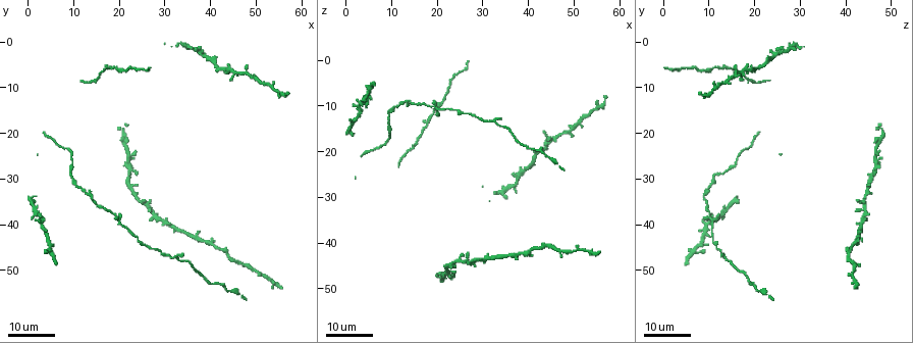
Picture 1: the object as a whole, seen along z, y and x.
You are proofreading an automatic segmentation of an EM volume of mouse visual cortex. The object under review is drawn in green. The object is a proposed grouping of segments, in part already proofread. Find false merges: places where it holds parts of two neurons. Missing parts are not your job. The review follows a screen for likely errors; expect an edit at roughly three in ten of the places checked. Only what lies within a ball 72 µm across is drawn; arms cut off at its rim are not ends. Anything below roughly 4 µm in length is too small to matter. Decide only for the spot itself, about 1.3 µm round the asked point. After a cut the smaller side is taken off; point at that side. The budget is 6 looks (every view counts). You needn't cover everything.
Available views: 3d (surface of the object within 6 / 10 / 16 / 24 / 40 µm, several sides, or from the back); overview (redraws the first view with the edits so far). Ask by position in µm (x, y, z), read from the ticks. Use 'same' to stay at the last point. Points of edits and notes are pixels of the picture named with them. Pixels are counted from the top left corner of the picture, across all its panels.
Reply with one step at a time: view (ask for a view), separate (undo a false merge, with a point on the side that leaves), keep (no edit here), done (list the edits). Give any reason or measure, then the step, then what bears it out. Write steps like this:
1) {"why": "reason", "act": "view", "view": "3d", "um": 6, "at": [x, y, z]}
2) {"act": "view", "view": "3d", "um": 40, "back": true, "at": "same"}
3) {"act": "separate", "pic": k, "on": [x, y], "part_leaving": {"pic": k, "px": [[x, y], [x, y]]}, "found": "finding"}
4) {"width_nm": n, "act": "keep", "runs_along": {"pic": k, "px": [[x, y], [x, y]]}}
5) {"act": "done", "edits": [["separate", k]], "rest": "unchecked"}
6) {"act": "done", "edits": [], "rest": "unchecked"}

{"why": "calibre changes", "act": "view", "view": "3d", "um": 24, "at": [13.5, 33.5, 9.0]}

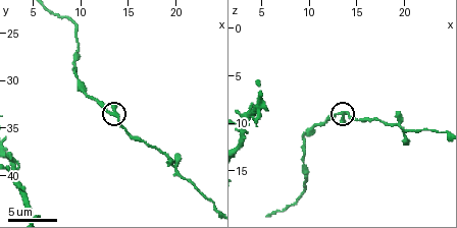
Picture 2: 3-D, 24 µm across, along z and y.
{"act": "view", "view": "3d", "um": 10, "at": [13.8, 33.8, 8.8]}

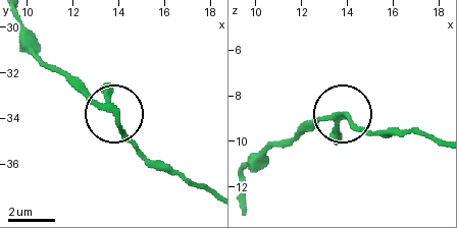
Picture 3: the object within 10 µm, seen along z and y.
{"act": "keep", "runs_along": {"pic": 3, "px": [[208, 191], [155, 166], [75, 80]]}, "found": "continuous, no second neuron"}

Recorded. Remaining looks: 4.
{"act": "view", "view": "3d", "um": 10, "at": [19.2, 37.8, 10.2]}

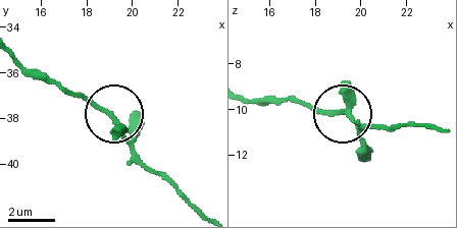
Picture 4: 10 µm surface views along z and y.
{"act": "view", "view": "3d", "um": 6, "at": [19.0, 37.9, 10.1]}

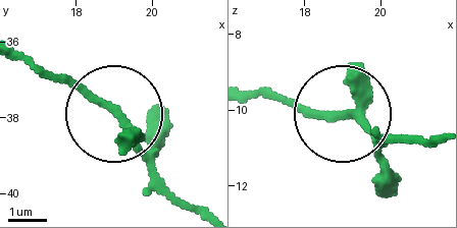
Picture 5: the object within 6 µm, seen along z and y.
{"width_nm": 190, "act": "keep", "found": "all the same neuron"}

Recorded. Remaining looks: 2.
{"why": "thick turns thin", "act": "view", "view": "3d", "um": 24, "at": [45.0, 54.5, 21.5]}

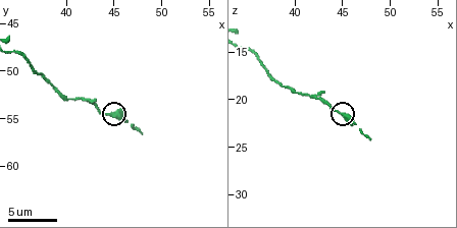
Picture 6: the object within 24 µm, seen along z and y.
{"why": "zoom in", "act": "view", "view": "3d", "um": 6, "at": [45.0, 54.4, 21.4]}

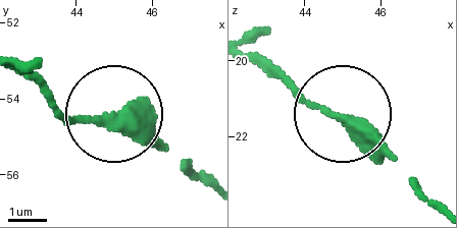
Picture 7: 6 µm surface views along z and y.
{"act": "keep", "found": "all the same neuron"}

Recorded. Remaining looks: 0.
{"act": "done", "edits": [], "rest": "unchecked"}

